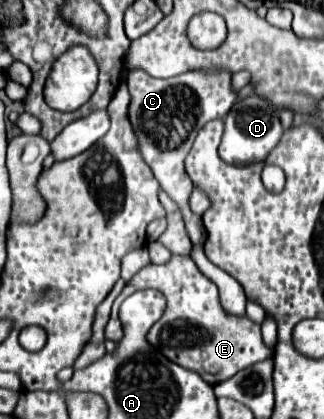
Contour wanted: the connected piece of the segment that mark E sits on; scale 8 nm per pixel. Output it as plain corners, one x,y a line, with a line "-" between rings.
171,258
167,264
149,264
141,272
137,272
113,302
111,318
105,326
105,338
113,342
121,340
119,306
127,296
143,288
159,290
167,298
167,310
163,318
157,320
157,326
153,326
147,334
149,342
169,360
201,374
207,384
215,386
255,362
273,358
273,348
263,344
261,326
247,316
227,314
219,302
217,286
197,268
191,258

